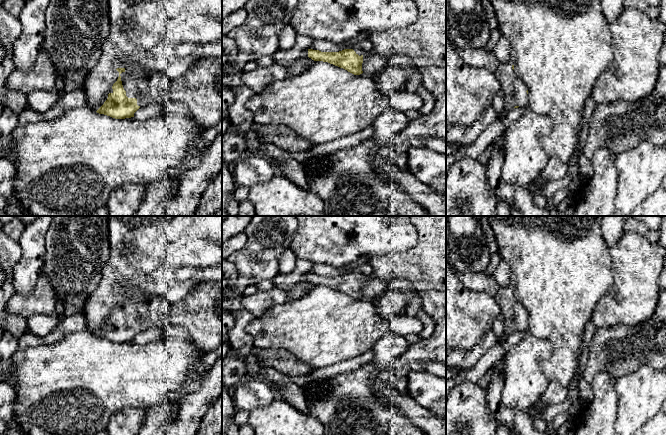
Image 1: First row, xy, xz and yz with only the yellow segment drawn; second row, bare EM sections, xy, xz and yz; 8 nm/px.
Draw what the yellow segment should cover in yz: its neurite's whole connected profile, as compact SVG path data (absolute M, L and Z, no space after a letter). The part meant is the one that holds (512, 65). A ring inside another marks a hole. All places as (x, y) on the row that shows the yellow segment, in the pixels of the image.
M510 60L499 63L495 72L504 93L505 108L528 107L527 87L517 78L514 72L514 65Z

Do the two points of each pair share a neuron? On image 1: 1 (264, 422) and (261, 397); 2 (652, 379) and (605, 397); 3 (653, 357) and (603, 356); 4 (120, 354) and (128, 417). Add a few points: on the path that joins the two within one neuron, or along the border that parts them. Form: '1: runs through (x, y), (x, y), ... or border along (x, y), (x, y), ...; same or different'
1: border along (274, 400), (249, 411); different
2: border along (614, 380), (614, 388), (617, 394), (616, 417); different
3: runs through (641, 356), (615, 356); same
4: border along (145, 409), (122, 408), (108, 422); different

